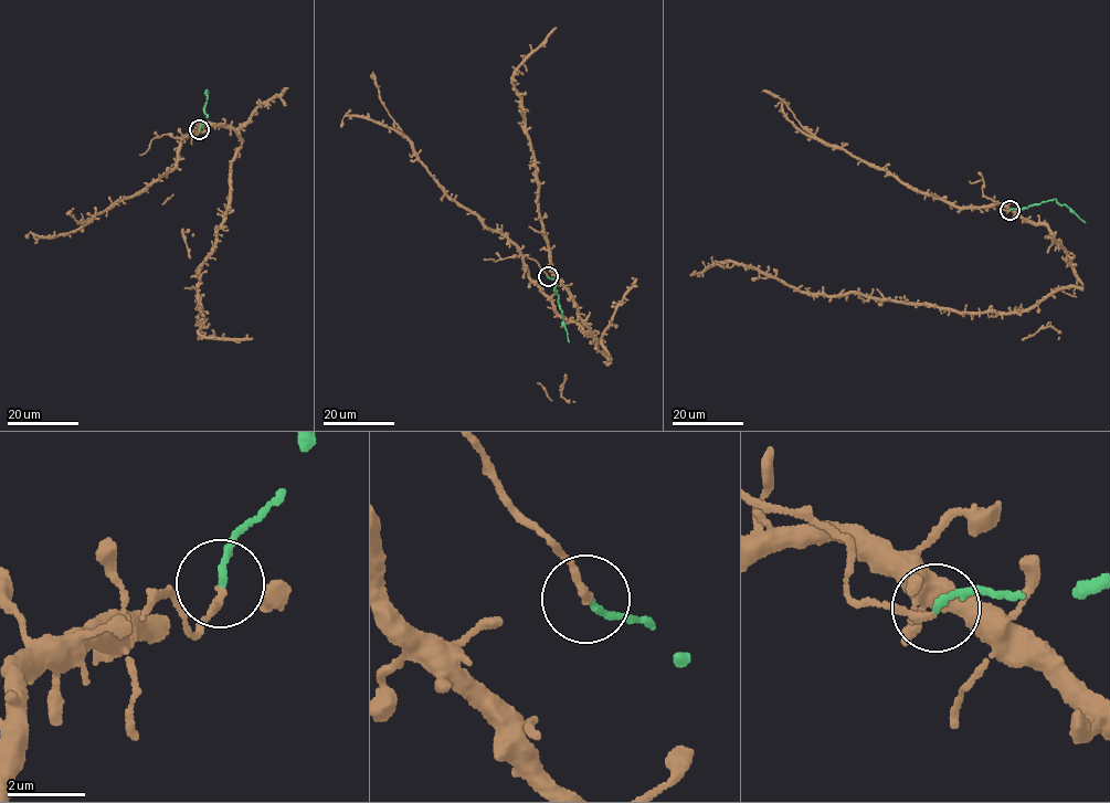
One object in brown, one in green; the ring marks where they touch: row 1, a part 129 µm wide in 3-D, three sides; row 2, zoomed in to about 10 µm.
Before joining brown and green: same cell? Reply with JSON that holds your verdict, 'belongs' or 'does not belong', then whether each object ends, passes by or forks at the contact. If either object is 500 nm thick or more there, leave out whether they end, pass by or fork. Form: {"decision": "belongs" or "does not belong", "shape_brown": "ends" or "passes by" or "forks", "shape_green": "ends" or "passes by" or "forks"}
{"decision": "belongs", "shape_brown": "ends", "shape_green": "ends"}

